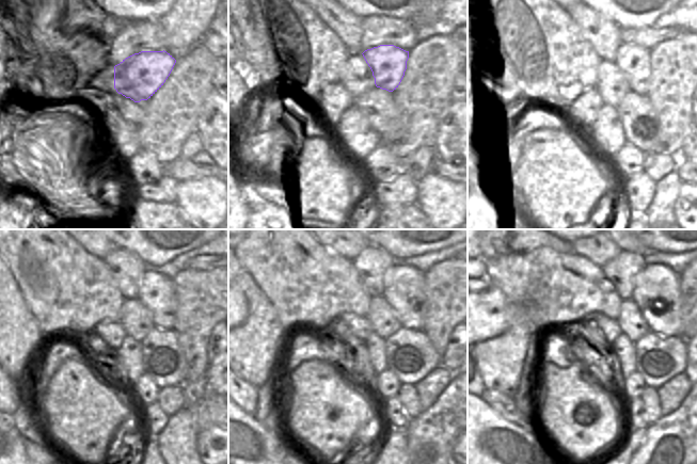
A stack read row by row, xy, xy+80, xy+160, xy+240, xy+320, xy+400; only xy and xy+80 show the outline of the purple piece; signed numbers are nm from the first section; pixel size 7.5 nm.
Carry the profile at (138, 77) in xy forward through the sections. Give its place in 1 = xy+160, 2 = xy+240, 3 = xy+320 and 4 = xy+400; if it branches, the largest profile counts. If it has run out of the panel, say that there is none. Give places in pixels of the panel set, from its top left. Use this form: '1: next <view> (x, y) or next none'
1: next xy+160 (634, 61)
2: next xy+240 (156, 292)
3: next xy+320 (402, 285)
4: next xy+400 (656, 292)

